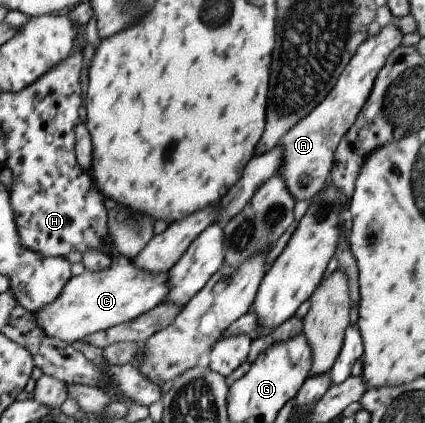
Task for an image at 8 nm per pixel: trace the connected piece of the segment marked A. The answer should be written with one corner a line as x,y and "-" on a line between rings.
389,23
379,31
378,36
367,37
356,48
326,97
280,138
281,162
275,175
284,182
295,202
301,199
309,200
323,187
326,176
330,173
338,142
354,123
374,85
378,70
384,65
387,55
400,45
402,36
396,25

